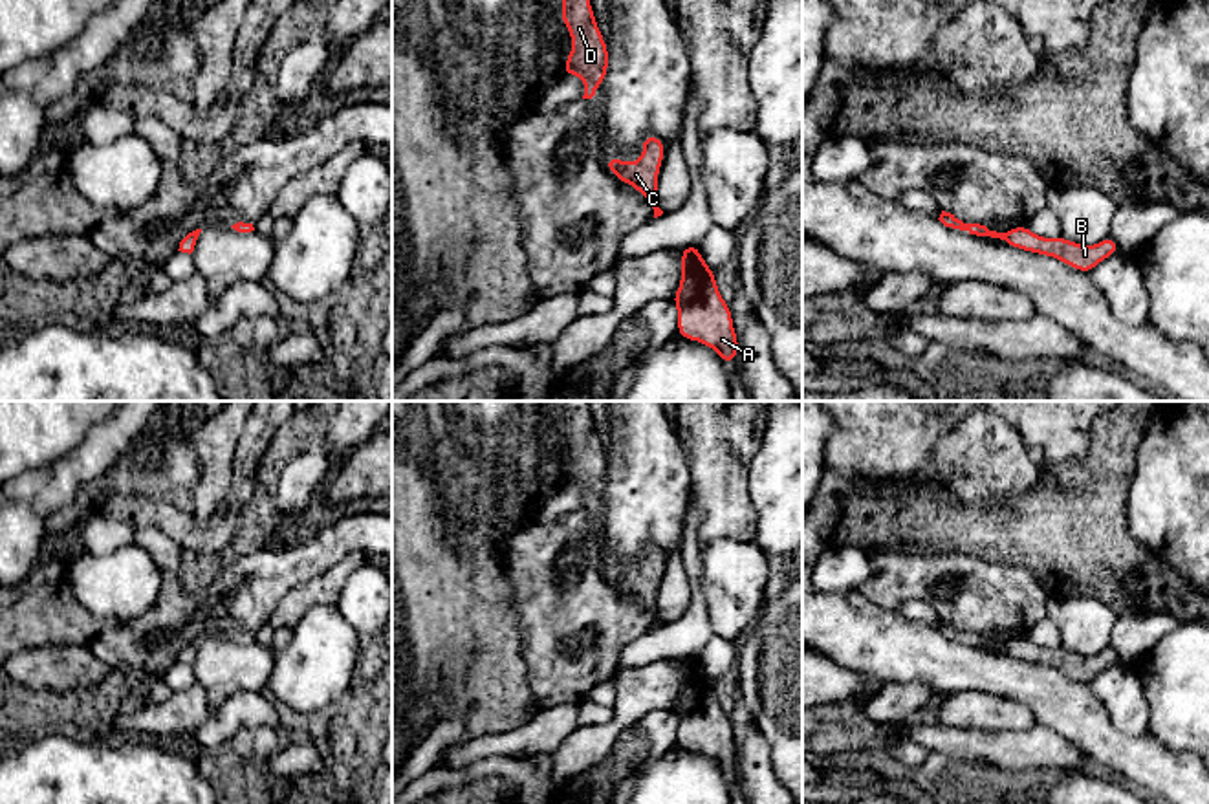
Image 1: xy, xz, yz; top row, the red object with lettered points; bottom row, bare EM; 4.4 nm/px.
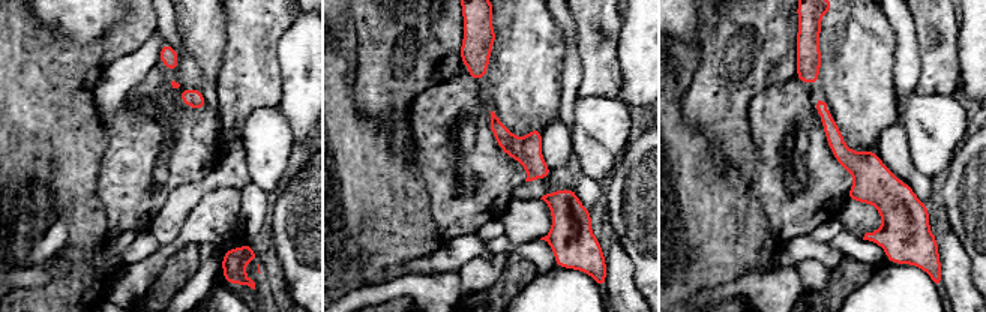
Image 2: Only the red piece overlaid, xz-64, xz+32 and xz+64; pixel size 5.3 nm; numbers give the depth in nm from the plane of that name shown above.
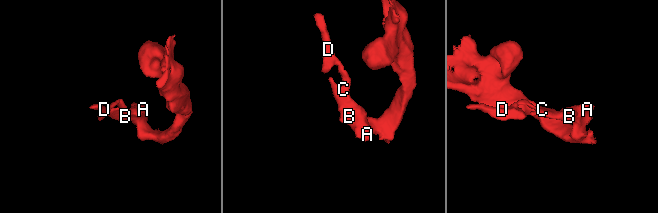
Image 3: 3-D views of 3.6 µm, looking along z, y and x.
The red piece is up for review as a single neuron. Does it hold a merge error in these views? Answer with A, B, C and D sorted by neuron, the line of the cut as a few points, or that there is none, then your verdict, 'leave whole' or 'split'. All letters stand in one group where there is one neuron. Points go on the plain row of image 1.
A B C D; no cut; leave whole

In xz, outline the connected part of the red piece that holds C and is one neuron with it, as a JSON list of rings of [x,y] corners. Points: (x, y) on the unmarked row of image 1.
[[[648,544],[641,551],[641,559],[645,564],[637,571],[623,573],[617,566],[608,566],[604,575],[619,592],[636,597],[654,619],[654,628],[658,628],[663,625],[656,599],[665,566],[665,553],[658,546]]]

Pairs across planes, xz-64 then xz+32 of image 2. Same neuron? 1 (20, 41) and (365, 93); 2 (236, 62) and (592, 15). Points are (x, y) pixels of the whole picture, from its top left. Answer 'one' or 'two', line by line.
1: two
2: one

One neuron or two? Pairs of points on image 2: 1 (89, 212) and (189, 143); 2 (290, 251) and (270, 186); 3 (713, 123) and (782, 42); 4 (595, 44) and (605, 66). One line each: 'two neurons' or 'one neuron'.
1: two neurons
2: two neurons
3: one neuron
4: one neuron

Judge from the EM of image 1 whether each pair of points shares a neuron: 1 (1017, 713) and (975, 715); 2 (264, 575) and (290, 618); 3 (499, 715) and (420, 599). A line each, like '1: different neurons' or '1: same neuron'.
1: same neuron
2: different neurons
3: same neuron

